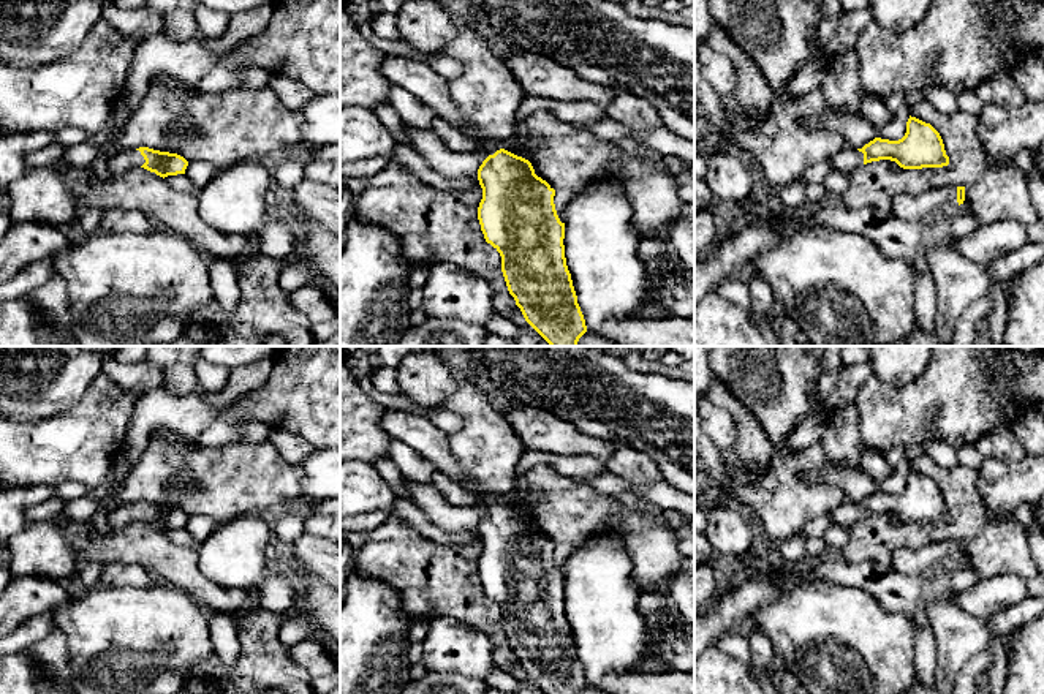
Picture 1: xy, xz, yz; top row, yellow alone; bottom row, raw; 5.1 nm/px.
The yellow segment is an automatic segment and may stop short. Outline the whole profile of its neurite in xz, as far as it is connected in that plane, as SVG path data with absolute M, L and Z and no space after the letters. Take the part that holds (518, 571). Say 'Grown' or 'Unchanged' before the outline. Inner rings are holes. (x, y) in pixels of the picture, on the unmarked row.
Grown. M473 492L475 506L484 511L478 523L482 553L478 574L487 598L501 610L501 626L509 648L525 675L544 694L579 694L585 673L577 658L565 612L565 577L560 575L555 544L535 528L531 517L503 503L503 493Z

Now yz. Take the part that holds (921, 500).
Grown. M911 470L902 493L875 492L857 504L846 500L829 517L832 525L851 528L862 519L879 514L895 515L903 523L943 522L949 519L940 487L930 477Z

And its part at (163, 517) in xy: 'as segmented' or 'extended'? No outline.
extended

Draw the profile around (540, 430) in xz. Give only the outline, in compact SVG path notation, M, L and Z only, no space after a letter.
M513 405L505 413L505 417L528 451L563 457L592 455L604 463L614 451L611 441L590 436L573 424L539 408Z

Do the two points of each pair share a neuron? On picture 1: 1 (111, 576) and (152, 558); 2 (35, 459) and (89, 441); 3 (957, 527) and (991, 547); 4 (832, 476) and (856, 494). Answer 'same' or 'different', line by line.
1: different
2: same
3: different
4: same

